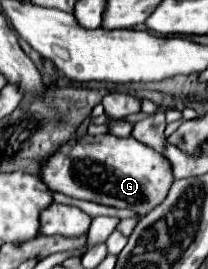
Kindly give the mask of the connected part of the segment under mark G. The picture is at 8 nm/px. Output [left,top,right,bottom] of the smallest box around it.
[40,135,172,215]

